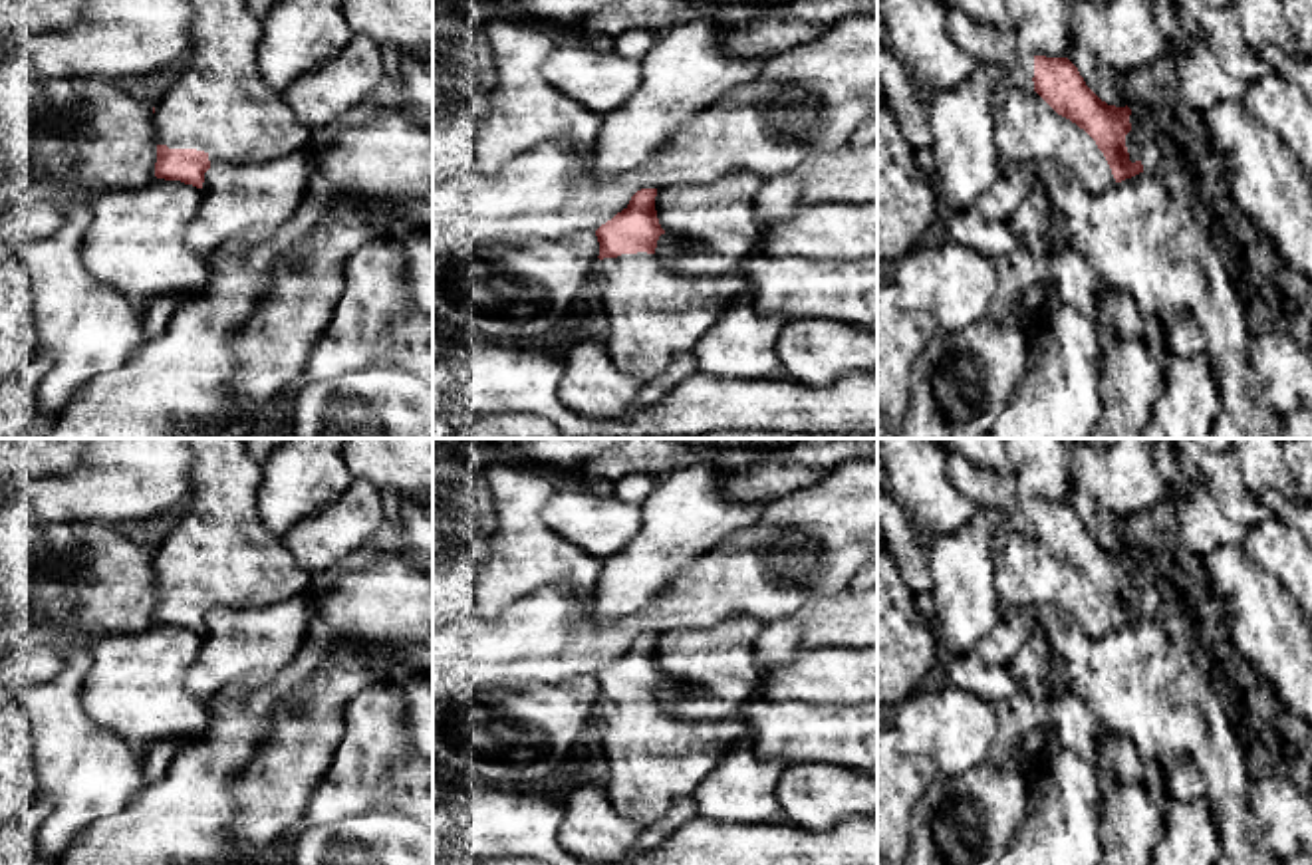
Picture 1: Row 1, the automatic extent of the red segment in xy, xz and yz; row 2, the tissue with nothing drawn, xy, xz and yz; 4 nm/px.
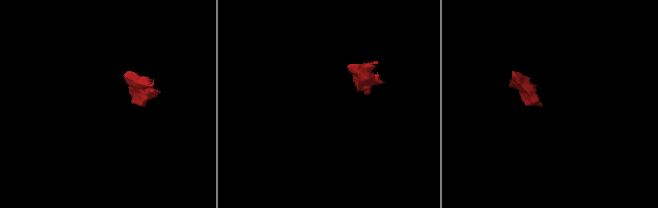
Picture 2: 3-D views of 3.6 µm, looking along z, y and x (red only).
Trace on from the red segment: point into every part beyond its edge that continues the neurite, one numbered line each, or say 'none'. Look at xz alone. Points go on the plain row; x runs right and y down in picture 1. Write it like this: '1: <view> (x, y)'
1: xz (654, 758)

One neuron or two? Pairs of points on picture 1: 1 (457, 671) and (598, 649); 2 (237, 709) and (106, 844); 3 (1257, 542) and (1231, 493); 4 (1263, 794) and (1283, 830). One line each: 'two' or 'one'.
1: one
2: one
3: two
4: one

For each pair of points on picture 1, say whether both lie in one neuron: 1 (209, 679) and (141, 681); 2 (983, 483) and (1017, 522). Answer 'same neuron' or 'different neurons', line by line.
1: different neurons
2: same neuron

